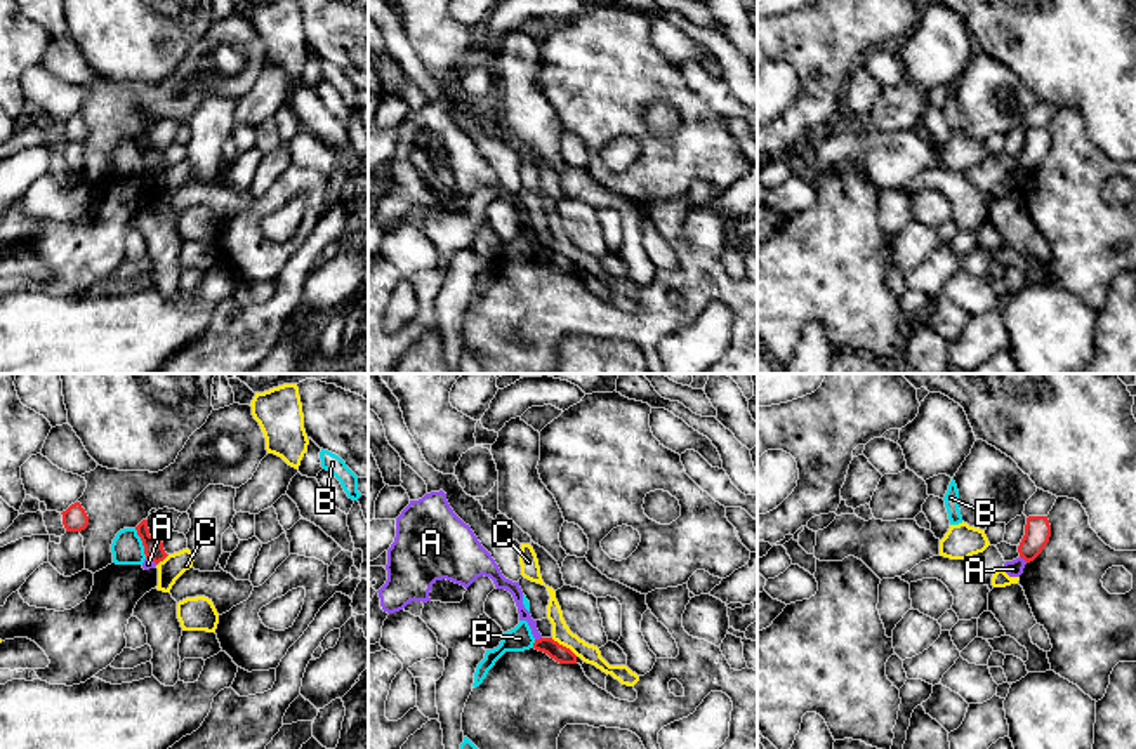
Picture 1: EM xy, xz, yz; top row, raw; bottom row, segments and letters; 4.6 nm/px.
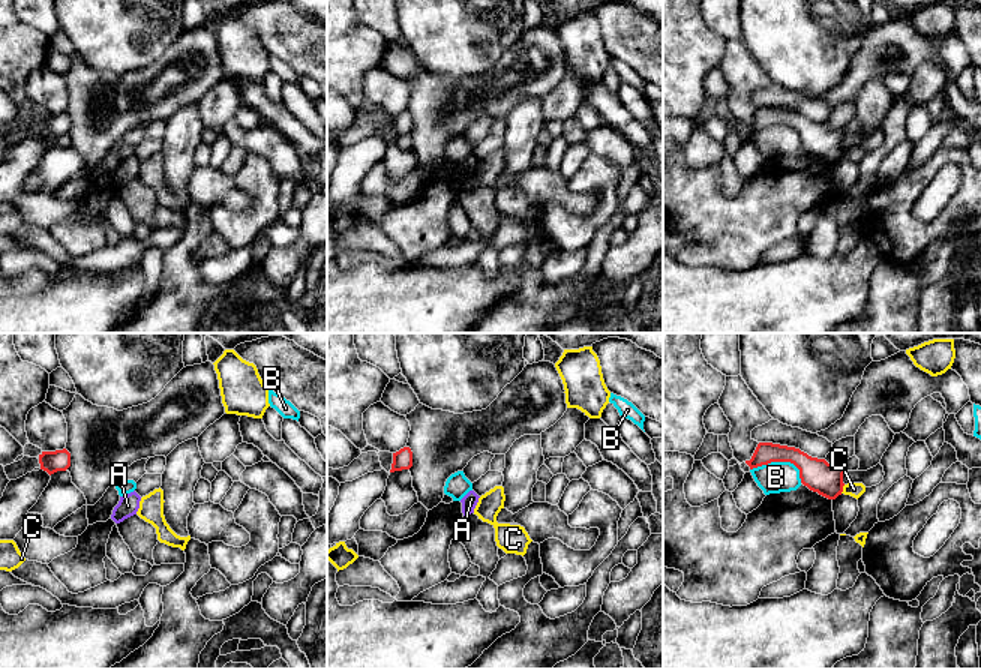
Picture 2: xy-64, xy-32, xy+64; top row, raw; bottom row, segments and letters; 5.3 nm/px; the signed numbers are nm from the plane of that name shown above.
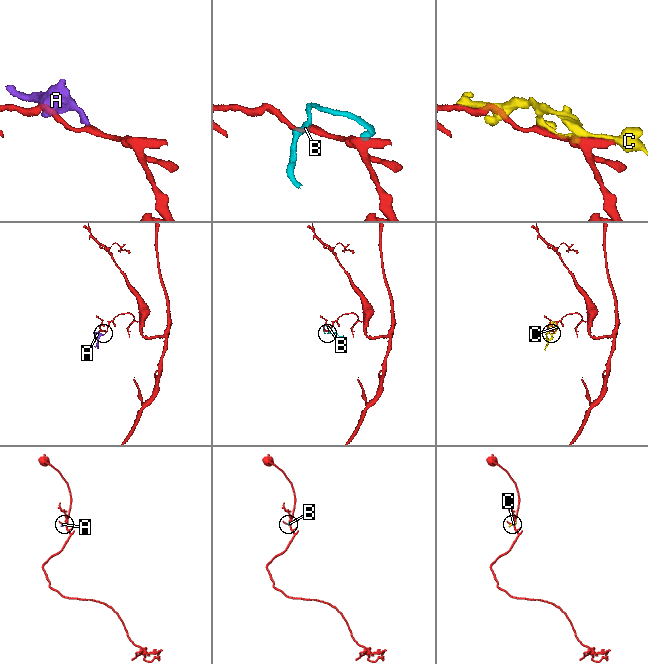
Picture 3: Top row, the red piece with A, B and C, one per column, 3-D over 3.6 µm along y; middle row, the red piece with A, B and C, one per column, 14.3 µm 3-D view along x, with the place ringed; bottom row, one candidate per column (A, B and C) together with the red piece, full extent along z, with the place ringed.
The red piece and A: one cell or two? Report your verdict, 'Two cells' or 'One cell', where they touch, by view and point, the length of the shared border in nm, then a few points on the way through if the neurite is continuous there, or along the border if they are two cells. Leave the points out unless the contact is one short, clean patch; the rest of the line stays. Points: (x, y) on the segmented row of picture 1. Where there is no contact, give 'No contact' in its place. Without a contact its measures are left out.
Two cells. Touches red at yz (1023, 558). Shared border 50 nm. Boundary: yz (1020, 556), (1027, 562)

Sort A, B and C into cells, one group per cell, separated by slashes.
A / B / C

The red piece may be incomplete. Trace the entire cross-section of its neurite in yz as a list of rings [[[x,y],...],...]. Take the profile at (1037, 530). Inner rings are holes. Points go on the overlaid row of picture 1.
[[[1028,516],[1025,525],[1025,535],[1018,546],[1020,558],[1027,563],[1034,561],[1051,537],[1051,525],[1047,516]]]

